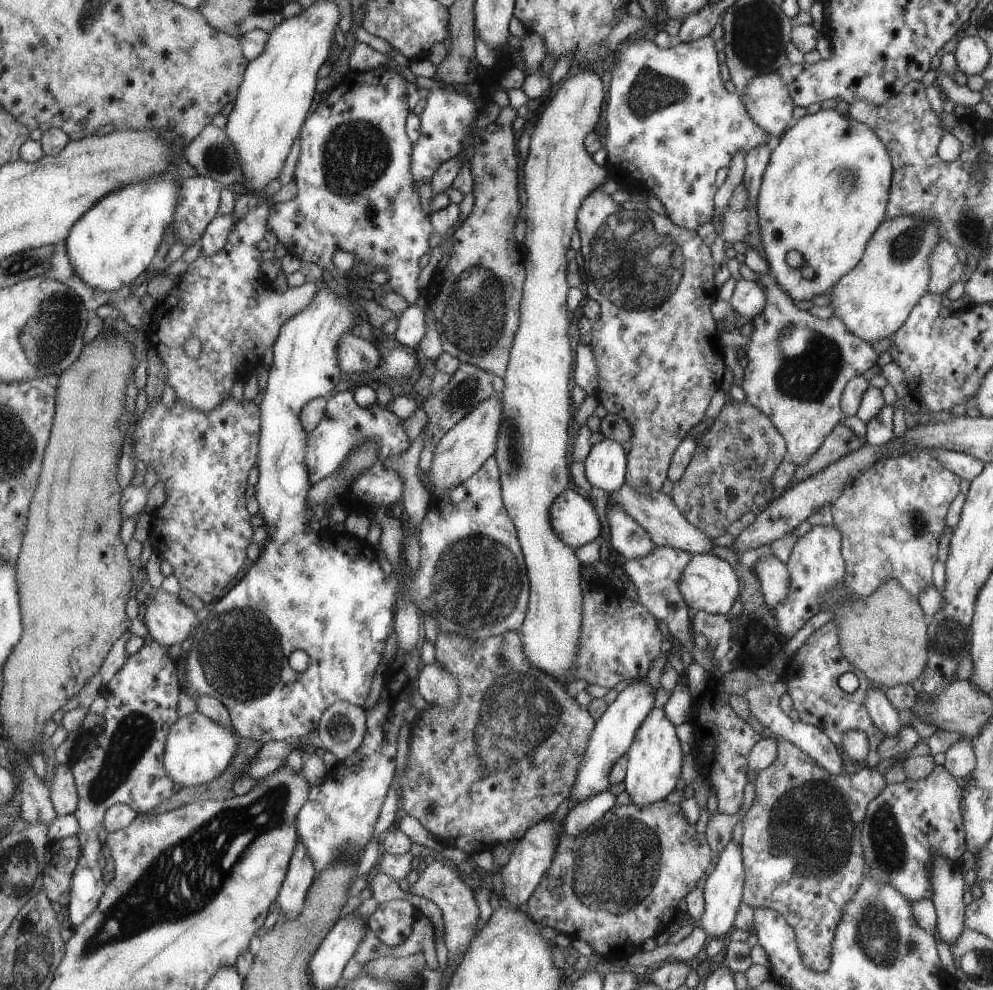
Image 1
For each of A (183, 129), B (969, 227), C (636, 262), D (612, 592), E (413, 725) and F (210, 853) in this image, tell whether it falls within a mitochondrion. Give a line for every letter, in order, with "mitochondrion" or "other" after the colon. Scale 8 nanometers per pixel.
A: other
B: mitochondrion
C: mitochondrion
D: other
E: other
F: mitochondrion

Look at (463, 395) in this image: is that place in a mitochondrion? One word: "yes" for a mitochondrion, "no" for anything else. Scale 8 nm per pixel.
yes

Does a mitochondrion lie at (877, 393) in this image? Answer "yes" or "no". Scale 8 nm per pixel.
no

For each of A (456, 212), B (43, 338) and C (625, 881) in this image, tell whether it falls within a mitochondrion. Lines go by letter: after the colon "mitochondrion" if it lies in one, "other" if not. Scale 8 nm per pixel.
A: other
B: mitochondrion
C: mitochondrion

